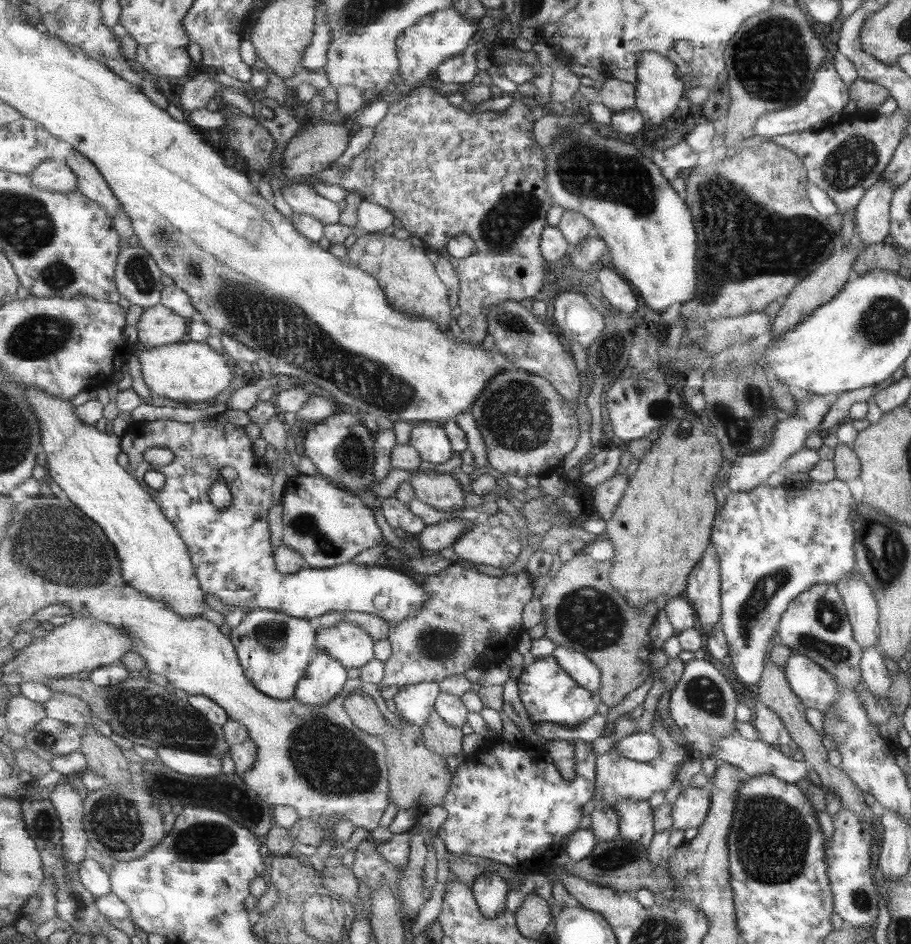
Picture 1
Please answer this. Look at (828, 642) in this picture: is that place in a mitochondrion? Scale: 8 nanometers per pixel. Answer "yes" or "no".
yes

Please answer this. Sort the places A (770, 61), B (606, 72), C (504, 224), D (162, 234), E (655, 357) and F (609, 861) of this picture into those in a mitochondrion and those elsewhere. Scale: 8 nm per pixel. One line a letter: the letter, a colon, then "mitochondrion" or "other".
A: mitochondrion
B: other
C: mitochondrion
D: mitochondrion
E: other
F: mitochondrion

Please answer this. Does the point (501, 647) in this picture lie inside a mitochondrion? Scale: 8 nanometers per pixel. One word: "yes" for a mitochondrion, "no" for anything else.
no

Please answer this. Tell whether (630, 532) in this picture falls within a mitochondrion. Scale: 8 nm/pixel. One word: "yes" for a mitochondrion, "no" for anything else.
no

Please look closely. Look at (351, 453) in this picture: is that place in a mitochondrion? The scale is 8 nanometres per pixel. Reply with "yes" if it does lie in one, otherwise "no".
yes

